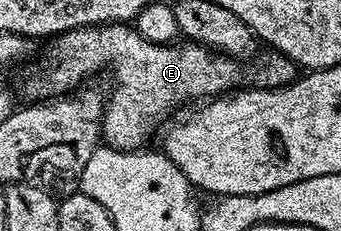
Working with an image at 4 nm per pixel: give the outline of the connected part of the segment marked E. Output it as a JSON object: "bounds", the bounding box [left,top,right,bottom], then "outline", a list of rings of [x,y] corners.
{"bounds":[26,23,243,150],"outline":[[[126,23],[80,27],[67,33],[58,34],[49,42],[49,45],[50,50],[47,51],[42,66],[26,81],[27,95],[30,96],[30,99],[50,99],[55,95],[69,94],[85,82],[82,81],[85,77],[90,77],[93,73],[98,73],[101,69],[114,65],[114,94],[105,102],[100,122],[101,140],[114,149],[141,150],[143,147],[149,146],[151,144],[149,143],[150,136],[153,135],[154,129],[161,130],[167,124],[171,114],[179,107],[190,102],[198,103],[203,99],[213,99],[219,95],[225,95],[237,90],[243,84],[243,62],[241,60],[228,57],[224,53],[217,53],[214,49],[207,49],[206,46],[197,43],[171,43],[168,45],[152,43],[141,37],[137,29]]]}

